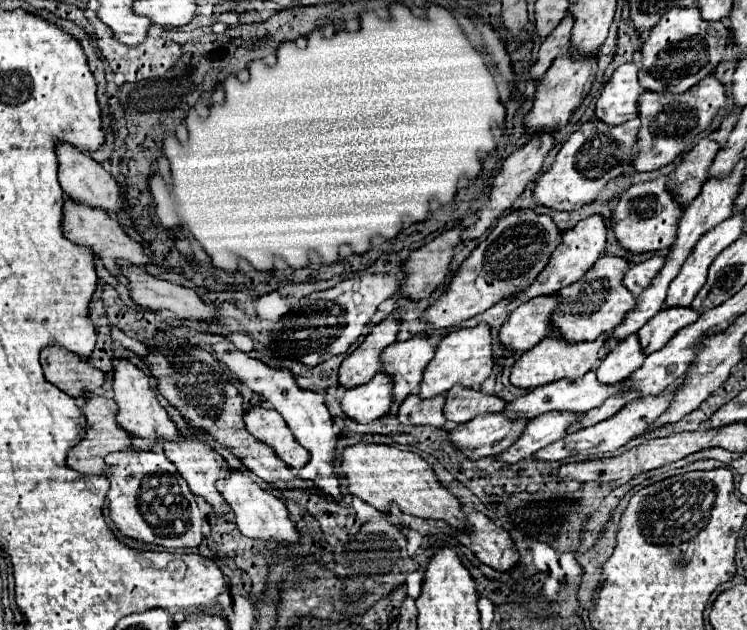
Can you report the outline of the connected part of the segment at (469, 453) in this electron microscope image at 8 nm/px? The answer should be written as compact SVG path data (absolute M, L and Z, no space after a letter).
M488 413L484 417L476 417L464 425L450 427L448 441L464 453L464 457L476 461L480 457L498 455L508 445L520 437L520 433L526 427L526 419L508 421L502 413Z

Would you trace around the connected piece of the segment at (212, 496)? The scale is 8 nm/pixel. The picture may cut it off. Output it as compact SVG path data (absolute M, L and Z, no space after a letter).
M182 437L182 441L176 441L176 443L164 441L162 447L164 447L166 457L176 465L178 473L186 479L186 483L188 483L188 487L192 489L194 495L202 497L208 505L212 505L212 511L214 511L214 513L224 515L224 513L230 513L230 511L232 511L232 509L226 505L226 501L222 499L222 495L218 493L218 489L216 489L216 481L228 477L230 469L228 469L228 465L226 465L226 461L224 461L212 447L208 447L204 441L188 439L188 437Z

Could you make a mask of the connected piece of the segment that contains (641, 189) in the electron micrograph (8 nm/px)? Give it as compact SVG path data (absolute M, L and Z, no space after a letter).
M658 177L654 181L632 185L618 195L618 205L612 211L612 229L616 233L618 245L630 253L668 249L676 239L680 215L682 207L666 191L666 179Z

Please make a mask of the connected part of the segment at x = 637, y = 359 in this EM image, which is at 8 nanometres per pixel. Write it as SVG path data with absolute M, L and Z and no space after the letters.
M630 335L606 355L606 359L596 369L596 375L600 383L612 385L630 377L642 363L644 363L644 355L640 351L638 337Z

